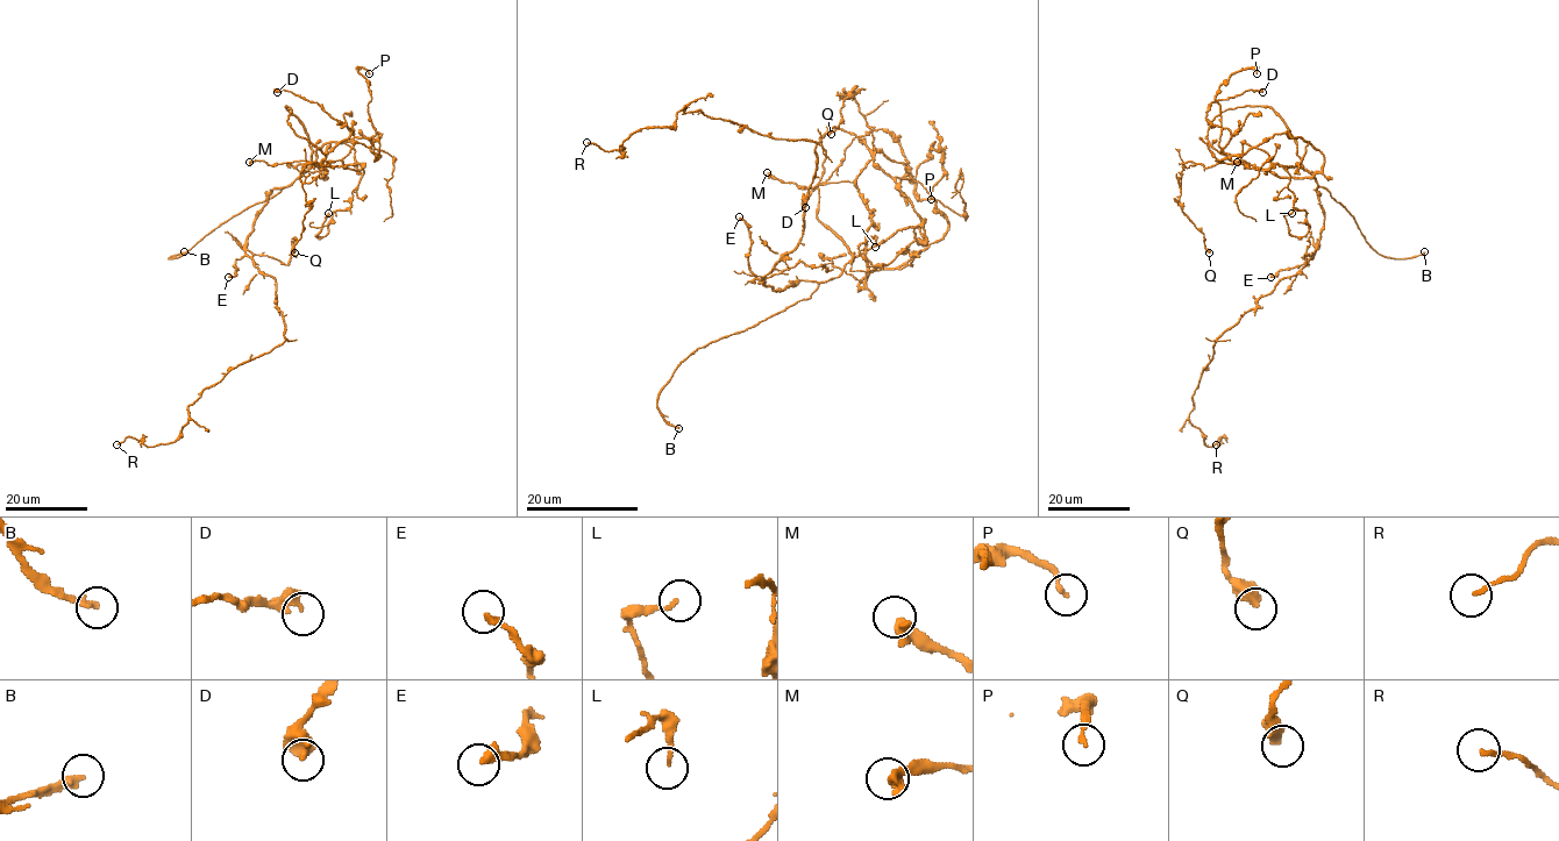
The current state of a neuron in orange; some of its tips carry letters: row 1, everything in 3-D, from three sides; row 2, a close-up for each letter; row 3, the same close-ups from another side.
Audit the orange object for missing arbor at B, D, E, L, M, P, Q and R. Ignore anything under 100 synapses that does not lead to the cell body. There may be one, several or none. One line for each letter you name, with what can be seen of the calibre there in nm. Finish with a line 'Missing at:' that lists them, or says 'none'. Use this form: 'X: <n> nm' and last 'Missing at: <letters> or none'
B: 240 nm
Missing at: B

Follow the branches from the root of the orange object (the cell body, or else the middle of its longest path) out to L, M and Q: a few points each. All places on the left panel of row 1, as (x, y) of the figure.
L: (250, 232), (273, 189), (313, 166), (358, 164), (350, 205), (334, 212), (318, 237), (328, 213)
M: (250, 232), (273, 189), (307, 171), (321, 178), (325, 171), (304, 161), (249, 162)
Q: (250, 232), (273, 189), (313, 166), (362, 164), (305, 166), (308, 211), (294, 252)

